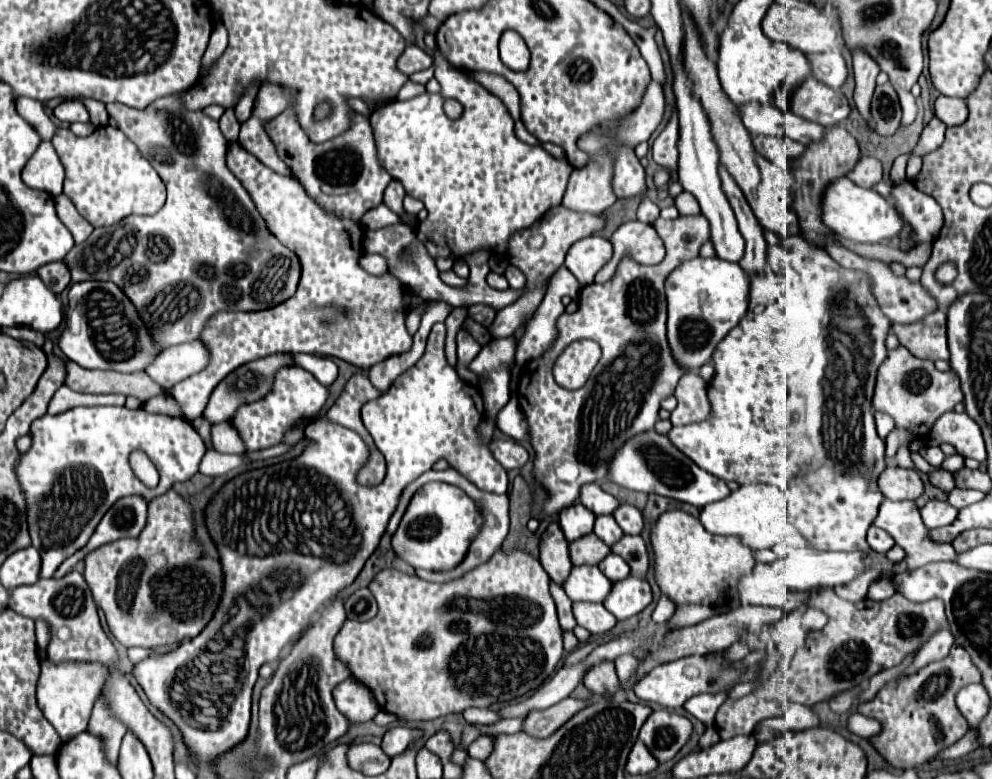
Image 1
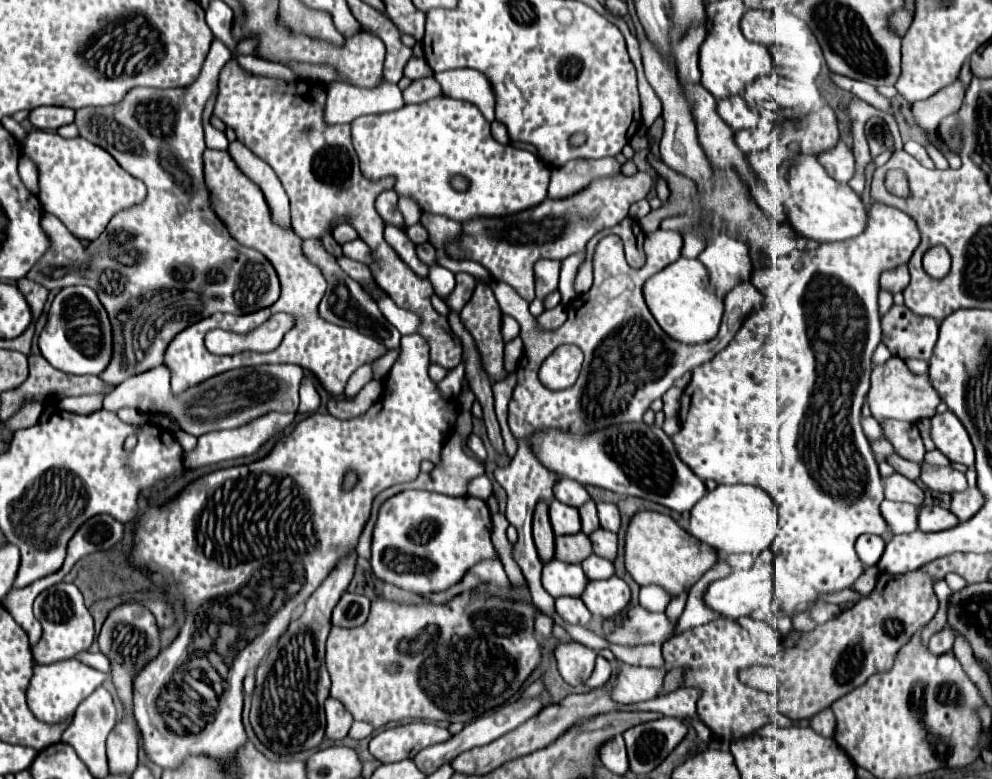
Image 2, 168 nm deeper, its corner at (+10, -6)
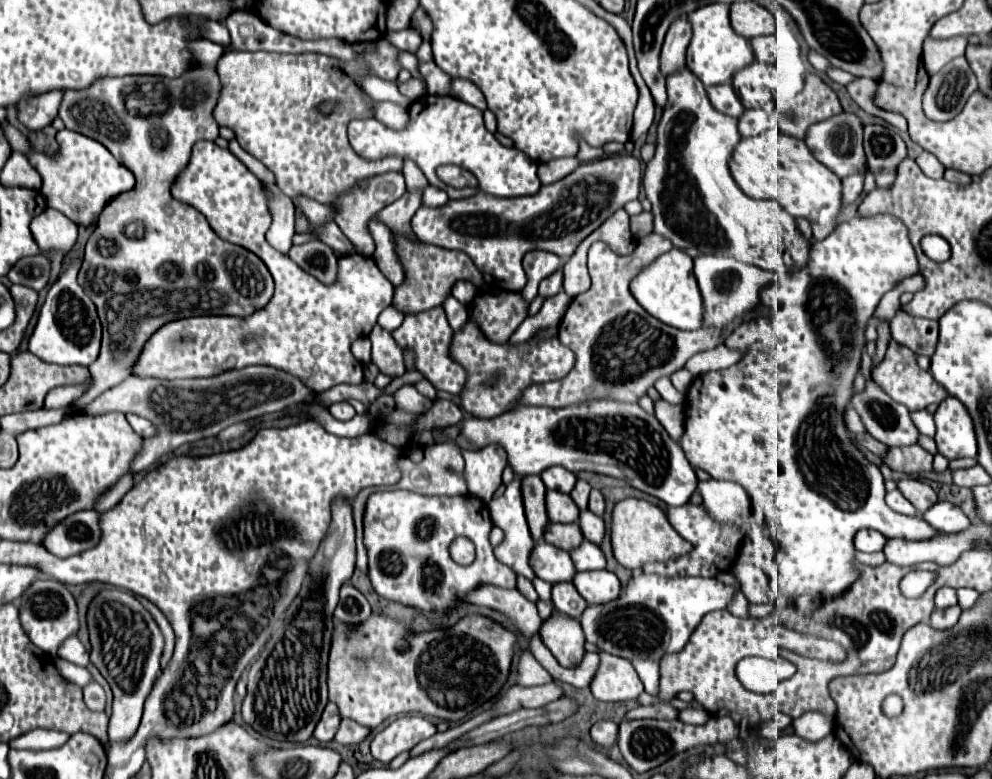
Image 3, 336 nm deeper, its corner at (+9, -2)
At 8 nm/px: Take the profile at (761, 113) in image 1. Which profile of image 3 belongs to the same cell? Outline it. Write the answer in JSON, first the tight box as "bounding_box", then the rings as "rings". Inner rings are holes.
{"bounding_box":[706,83,744,117],"rings":[[[730,83],[706,87],[706,93],[708,93],[710,103],[712,103],[718,111],[722,111],[722,113],[726,113],[726,115],[732,115],[732,117],[740,117],[740,115],[742,115],[744,107],[742,107],[742,103],[740,103],[740,99],[738,99],[738,95],[734,93],[734,89],[732,89]]]}

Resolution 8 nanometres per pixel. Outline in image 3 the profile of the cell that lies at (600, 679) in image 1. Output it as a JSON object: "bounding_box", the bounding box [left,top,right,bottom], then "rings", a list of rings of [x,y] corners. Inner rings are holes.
{"bounding_box":[540,615,584,667],"rings":[[[550,615],[542,621],[540,637],[562,667],[576,667],[584,657],[582,627],[568,615]]]}

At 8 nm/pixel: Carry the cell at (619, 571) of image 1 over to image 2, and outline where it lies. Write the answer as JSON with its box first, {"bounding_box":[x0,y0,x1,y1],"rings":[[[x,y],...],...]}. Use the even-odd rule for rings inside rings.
{"bounding_box":[581,555,615,581],"rings":[[[591,555],[587,557],[583,563],[581,563],[585,575],[591,579],[591,581],[597,581],[597,579],[609,579],[615,575],[615,567],[611,561],[599,557],[599,555]]]}

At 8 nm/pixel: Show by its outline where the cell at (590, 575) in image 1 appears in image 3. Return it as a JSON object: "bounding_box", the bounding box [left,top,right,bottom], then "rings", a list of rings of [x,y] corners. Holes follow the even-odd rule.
{"bounding_box":[530,539,576,583],"rings":[[[544,539],[536,541],[532,555],[530,555],[530,565],[536,577],[548,581],[548,583],[560,583],[560,581],[570,581],[576,573],[572,559],[566,551],[552,547]]]}

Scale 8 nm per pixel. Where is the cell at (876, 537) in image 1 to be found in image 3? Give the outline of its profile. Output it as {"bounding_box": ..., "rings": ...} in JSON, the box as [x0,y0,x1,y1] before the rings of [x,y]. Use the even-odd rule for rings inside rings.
{"bounding_box":[854,529,886,553],"rings":[[[860,529],[854,535],[854,547],[858,551],[866,551],[866,553],[874,553],[874,551],[882,551],[886,543],[886,537],[880,535],[878,531],[872,529]]]}

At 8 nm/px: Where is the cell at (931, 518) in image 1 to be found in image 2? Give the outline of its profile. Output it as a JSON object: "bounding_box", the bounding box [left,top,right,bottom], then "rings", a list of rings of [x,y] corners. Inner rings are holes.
{"bounding_box":[917,507,959,531],"rings":[[[921,507],[917,519],[921,531],[945,531],[947,527],[955,527],[955,521],[959,521],[949,509],[943,507]]]}

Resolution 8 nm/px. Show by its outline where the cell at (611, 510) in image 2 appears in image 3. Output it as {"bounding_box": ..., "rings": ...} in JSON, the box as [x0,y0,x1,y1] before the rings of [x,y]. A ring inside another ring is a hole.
{"bounding_box":[588,489,604,515],"rings":[[[592,489],[590,491],[590,501],[588,501],[588,509],[596,515],[602,515],[604,513],[604,497],[598,489]]]}

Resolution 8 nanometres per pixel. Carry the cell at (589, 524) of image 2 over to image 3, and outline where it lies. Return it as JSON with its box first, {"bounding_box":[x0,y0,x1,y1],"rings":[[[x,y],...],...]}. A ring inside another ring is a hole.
{"bounding_box":[570,479,590,511],"rings":[[[578,479],[576,485],[574,485],[574,489],[572,489],[572,493],[570,493],[570,497],[578,505],[578,509],[582,509],[582,511],[588,509],[588,495],[590,495],[590,485],[586,481]]]}

